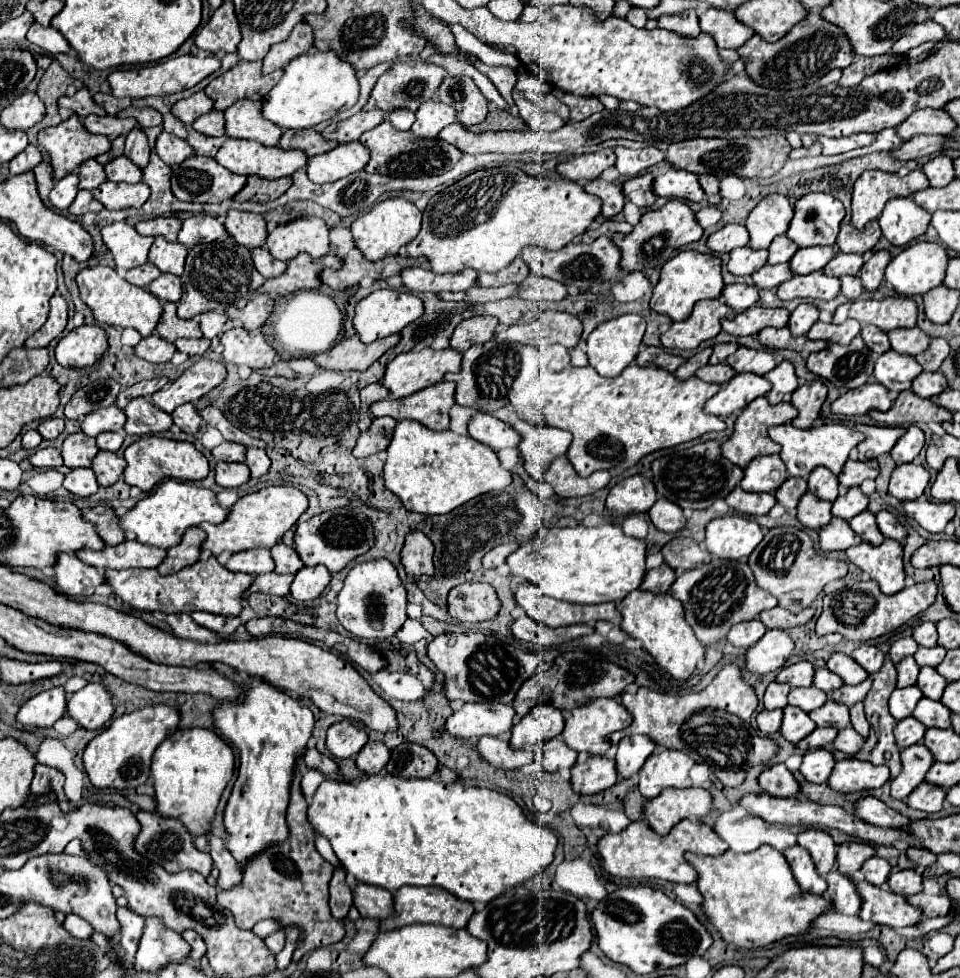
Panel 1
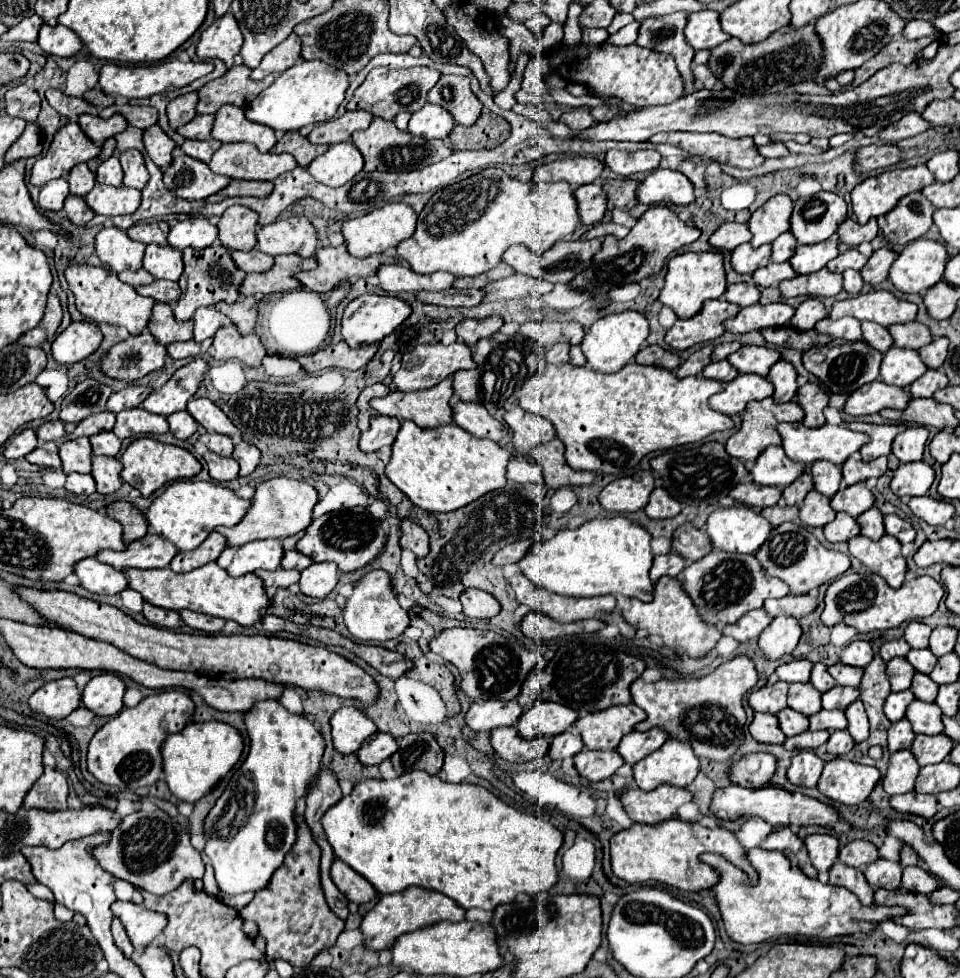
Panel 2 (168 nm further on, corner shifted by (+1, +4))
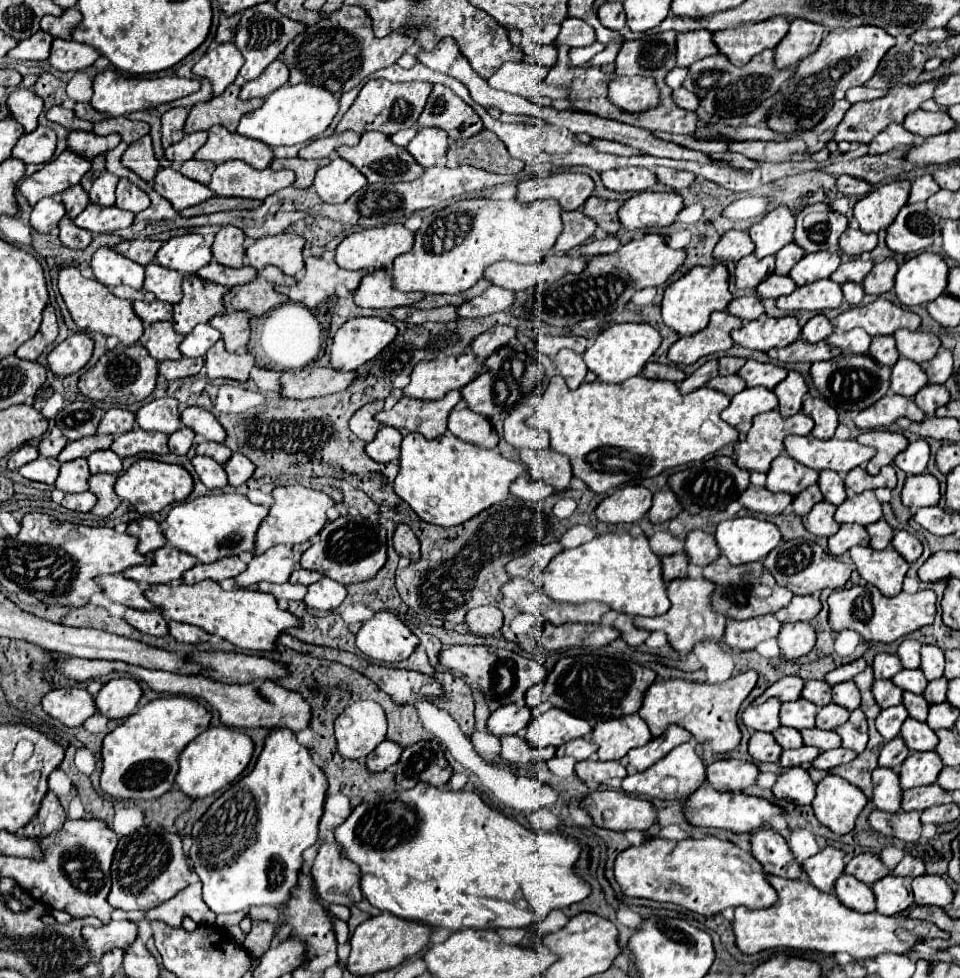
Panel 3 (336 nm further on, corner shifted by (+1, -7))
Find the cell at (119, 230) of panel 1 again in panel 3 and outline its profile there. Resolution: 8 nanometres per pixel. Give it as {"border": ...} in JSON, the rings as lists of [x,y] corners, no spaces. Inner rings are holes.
{"border":[[[99,247],[91,259],[95,279],[107,287],[129,285],[133,289],[143,287],[145,269],[143,265],[119,255],[113,247]]]}

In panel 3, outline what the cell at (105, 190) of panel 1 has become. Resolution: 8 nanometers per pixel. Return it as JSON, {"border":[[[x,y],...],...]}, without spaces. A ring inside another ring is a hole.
{"border":[[[89,203],[77,217],[75,225],[93,231],[93,233],[107,233],[107,231],[117,231],[123,227],[129,227],[135,219],[135,213],[119,209],[115,205],[103,207],[97,203]]]}

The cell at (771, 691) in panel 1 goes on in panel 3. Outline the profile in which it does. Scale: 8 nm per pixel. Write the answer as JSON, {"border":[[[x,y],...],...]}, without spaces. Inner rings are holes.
{"border":[[[767,699],[763,705],[749,705],[741,719],[749,729],[755,731],[775,731],[781,725],[779,719],[779,709],[781,709],[781,701],[779,699]]]}

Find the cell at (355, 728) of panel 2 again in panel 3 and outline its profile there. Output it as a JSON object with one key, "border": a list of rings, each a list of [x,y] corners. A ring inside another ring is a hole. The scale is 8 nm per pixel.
{"border":[[[357,701],[335,719],[339,755],[345,759],[367,757],[387,733],[383,709],[373,701]]]}

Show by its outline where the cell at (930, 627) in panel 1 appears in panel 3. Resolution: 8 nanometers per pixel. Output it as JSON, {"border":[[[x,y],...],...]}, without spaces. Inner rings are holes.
{"border":[[[905,639],[899,645],[897,655],[901,657],[905,669],[917,669],[921,663],[921,643],[917,639]]]}

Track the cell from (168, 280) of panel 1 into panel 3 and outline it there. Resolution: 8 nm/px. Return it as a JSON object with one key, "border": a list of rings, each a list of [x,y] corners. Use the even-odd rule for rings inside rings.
{"border":[[[135,301],[133,303],[135,313],[147,321],[147,323],[155,323],[155,321],[171,321],[173,319],[173,305],[165,303],[165,301],[153,301],[153,303],[145,303],[145,301]]]}

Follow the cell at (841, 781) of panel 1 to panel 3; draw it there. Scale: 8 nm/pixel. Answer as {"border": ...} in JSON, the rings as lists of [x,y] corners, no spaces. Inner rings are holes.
{"border":[[[827,775],[817,783],[817,795],[811,803],[817,819],[831,831],[845,835],[853,829],[857,815],[863,811],[867,795],[839,775]]]}

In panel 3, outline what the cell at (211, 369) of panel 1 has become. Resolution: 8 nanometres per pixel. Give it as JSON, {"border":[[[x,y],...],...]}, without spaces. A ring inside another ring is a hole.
{"border":[[[173,397],[155,399],[137,411],[135,421],[145,431],[161,431],[165,435],[171,435],[173,431],[181,429],[179,403]]]}

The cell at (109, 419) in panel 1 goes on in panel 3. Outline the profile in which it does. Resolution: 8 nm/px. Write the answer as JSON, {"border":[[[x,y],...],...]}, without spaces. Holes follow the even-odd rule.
{"border":[[[89,435],[89,437],[83,437],[83,439],[77,439],[73,443],[69,443],[61,453],[59,453],[59,461],[65,463],[65,461],[73,461],[73,459],[79,459],[79,457],[89,457],[93,451],[97,449],[109,449],[113,443],[113,435]]]}

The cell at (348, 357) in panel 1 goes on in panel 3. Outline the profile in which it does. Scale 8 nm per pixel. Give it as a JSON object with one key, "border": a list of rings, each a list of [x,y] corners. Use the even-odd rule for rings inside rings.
{"border":[[[303,367],[281,375],[281,395],[289,399],[309,399],[345,391],[357,379],[357,371],[337,371],[331,367]]]}

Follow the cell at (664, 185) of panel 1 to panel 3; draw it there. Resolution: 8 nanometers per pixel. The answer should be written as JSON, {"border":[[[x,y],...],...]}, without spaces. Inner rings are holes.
{"border":[[[645,191],[627,199],[619,209],[619,219],[625,229],[643,229],[651,225],[671,225],[683,209],[683,199],[677,191]]]}

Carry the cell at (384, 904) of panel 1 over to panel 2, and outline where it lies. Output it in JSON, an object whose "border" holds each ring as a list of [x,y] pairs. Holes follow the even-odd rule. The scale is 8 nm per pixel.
{"border":[[[333,860],[331,864],[331,880],[335,882],[335,886],[339,888],[339,892],[351,900],[351,902],[357,902],[357,904],[363,904],[363,902],[369,902],[373,900],[373,896],[377,894],[373,890],[373,886],[357,872],[353,872],[345,862],[341,860]]]}

